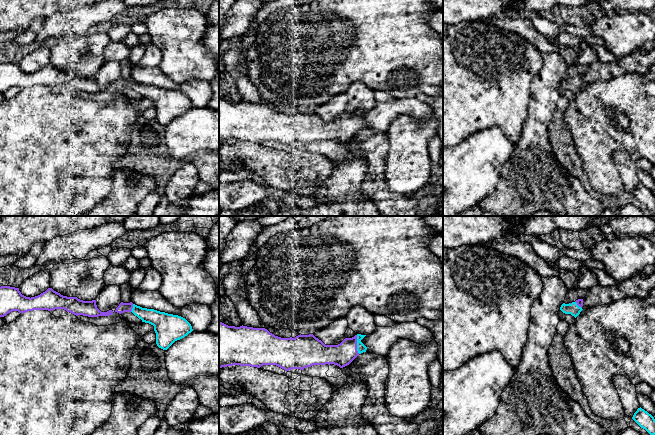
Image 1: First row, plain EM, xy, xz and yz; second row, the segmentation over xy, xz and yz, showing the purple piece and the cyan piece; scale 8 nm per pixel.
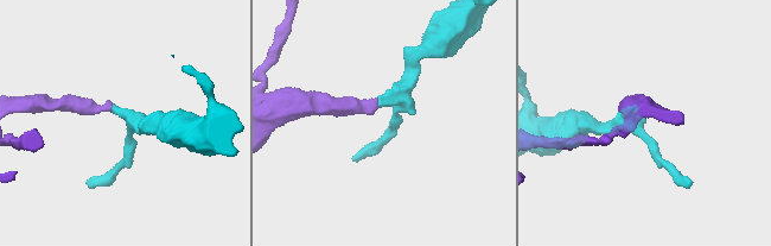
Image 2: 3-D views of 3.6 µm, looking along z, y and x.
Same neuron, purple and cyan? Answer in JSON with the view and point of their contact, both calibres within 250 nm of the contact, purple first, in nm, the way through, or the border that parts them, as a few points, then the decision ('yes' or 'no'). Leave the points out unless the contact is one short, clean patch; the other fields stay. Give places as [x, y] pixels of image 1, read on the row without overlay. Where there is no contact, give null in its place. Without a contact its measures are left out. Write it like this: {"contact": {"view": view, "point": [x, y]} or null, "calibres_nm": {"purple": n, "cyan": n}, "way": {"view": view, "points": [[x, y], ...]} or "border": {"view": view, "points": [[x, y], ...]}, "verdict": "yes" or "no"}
{"contact": {"view": "xz", "point": [356, 120]}, "calibres_nm": {"purple": 180, "cyan": 70}, "verdict": "yes"}

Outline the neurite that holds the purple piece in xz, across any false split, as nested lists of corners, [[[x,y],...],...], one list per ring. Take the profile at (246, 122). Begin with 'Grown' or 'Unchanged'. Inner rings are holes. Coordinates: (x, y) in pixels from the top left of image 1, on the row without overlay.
Grown. [[[219,97],[219,145],[240,141],[260,144],[263,141],[276,141],[285,147],[311,143],[313,141],[334,140],[343,144],[349,141],[367,123],[361,118],[366,111],[357,110],[345,114],[338,121],[325,121],[313,110],[298,111],[295,114],[281,114],[265,104],[228,102]]]

